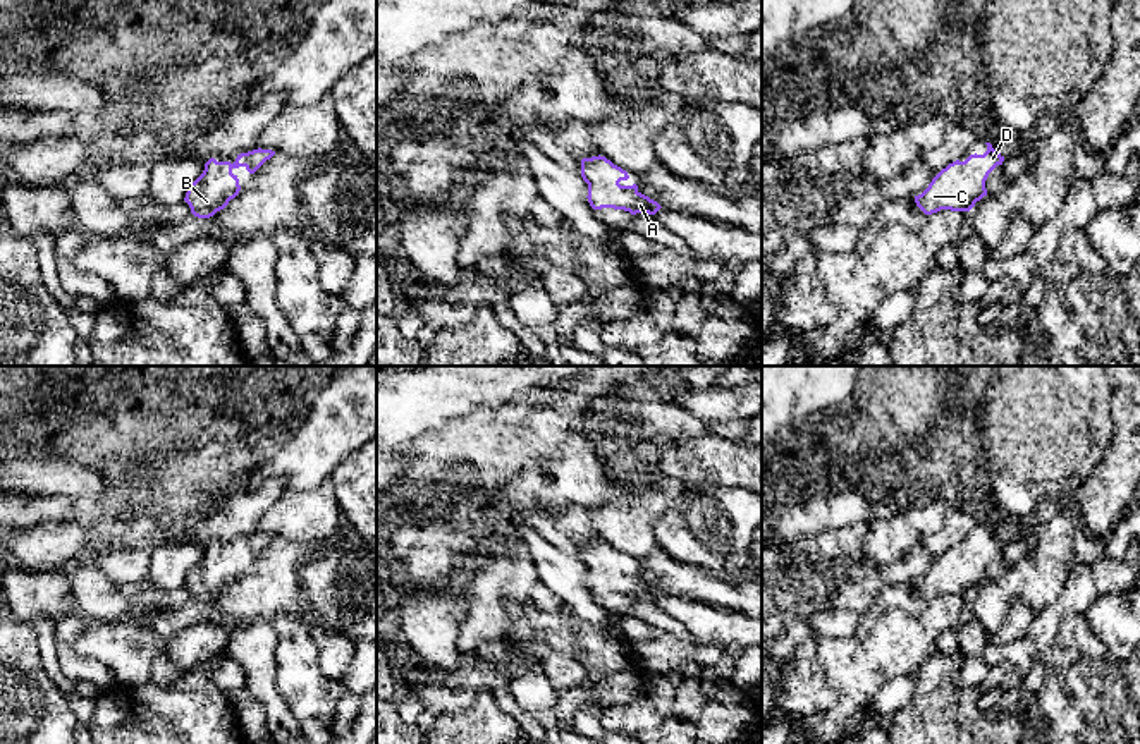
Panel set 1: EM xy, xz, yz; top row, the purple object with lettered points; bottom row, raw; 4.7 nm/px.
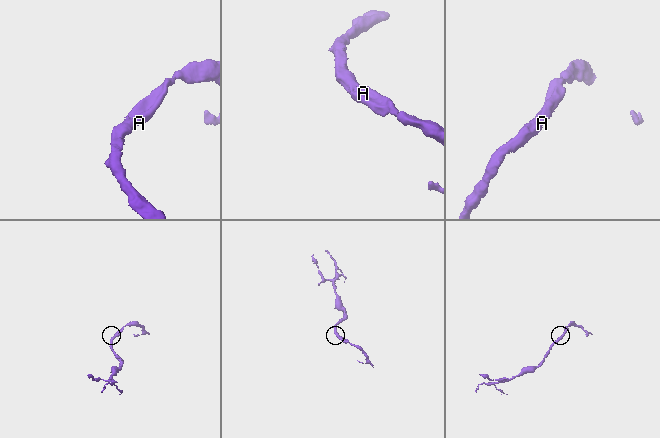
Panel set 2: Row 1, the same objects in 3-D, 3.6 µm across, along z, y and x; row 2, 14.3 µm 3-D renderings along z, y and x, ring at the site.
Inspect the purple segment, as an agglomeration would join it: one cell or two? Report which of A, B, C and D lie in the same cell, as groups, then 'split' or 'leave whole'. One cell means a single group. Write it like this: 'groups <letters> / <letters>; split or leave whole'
groups A B C D; leave whole

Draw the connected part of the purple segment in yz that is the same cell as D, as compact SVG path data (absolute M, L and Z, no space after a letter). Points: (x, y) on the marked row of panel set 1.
M990 143L984 155L970 155L965 162L953 162L942 168L929 187L915 196L916 206L932 215L941 210L970 211L977 201L987 196L985 180L989 174L1002 165L1004 156Z

